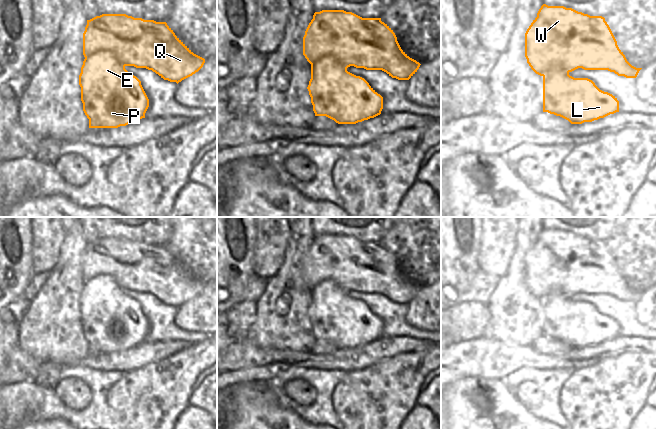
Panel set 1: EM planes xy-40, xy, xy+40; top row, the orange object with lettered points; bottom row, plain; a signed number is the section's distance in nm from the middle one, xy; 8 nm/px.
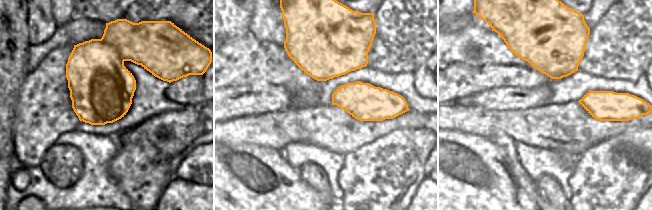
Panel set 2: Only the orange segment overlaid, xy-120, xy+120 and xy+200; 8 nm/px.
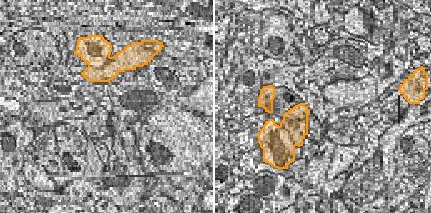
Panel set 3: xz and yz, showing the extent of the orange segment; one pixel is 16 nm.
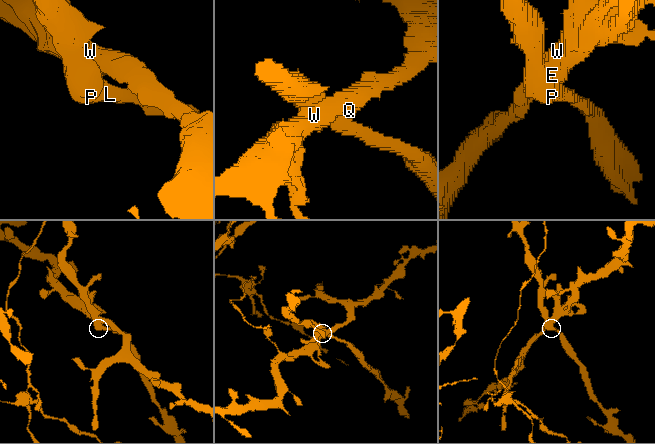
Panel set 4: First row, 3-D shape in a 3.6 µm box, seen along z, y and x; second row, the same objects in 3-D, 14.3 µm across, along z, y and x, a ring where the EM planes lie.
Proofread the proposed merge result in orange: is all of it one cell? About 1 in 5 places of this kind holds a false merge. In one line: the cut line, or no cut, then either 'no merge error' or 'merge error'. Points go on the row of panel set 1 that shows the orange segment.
cut xy-40 (85, 57), (100, 50), (107, 50), (124, 66); merge error

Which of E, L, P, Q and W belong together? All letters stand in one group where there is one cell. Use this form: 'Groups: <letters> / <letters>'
Groups: E L P / Q W.

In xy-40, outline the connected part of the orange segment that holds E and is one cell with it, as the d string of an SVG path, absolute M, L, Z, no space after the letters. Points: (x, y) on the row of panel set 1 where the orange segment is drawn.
M100 50L86 57L81 67L79 85L89 128L118 128L145 118L149 99L141 81L130 74L112 52Z

